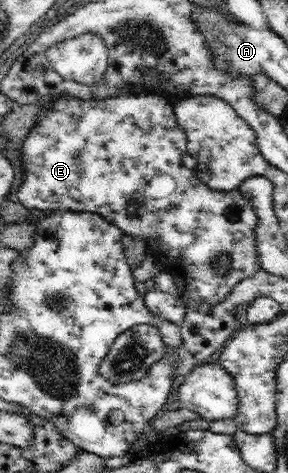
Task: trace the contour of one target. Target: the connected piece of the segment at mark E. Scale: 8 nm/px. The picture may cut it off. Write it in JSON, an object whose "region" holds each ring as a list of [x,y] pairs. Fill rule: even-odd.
{"region":[[[127,91],[102,99],[91,98],[61,98],[54,103],[47,103],[36,116],[33,128],[31,128],[26,138],[20,141],[18,149],[22,164],[24,166],[25,178],[23,178],[21,186],[19,186],[18,196],[19,202],[32,211],[52,212],[73,211],[73,212],[91,212],[100,214],[107,222],[114,224],[120,228],[124,234],[128,234],[133,238],[140,238],[148,245],[148,250],[155,257],[154,260],[163,268],[163,272],[167,272],[172,276],[178,290],[178,297],[186,304],[189,302],[198,302],[199,304],[219,304],[223,302],[234,286],[244,278],[250,277],[255,271],[254,263],[257,261],[257,253],[255,246],[255,225],[257,215],[251,206],[251,203],[241,194],[238,189],[230,191],[215,191],[207,184],[203,183],[193,169],[186,168],[183,165],[183,156],[188,154],[187,135],[185,131],[177,123],[175,118],[174,104],[169,103],[169,99],[163,95],[153,94],[145,91]],[[228,254],[230,258],[230,269],[224,274],[217,273],[217,260],[219,256]]]}

